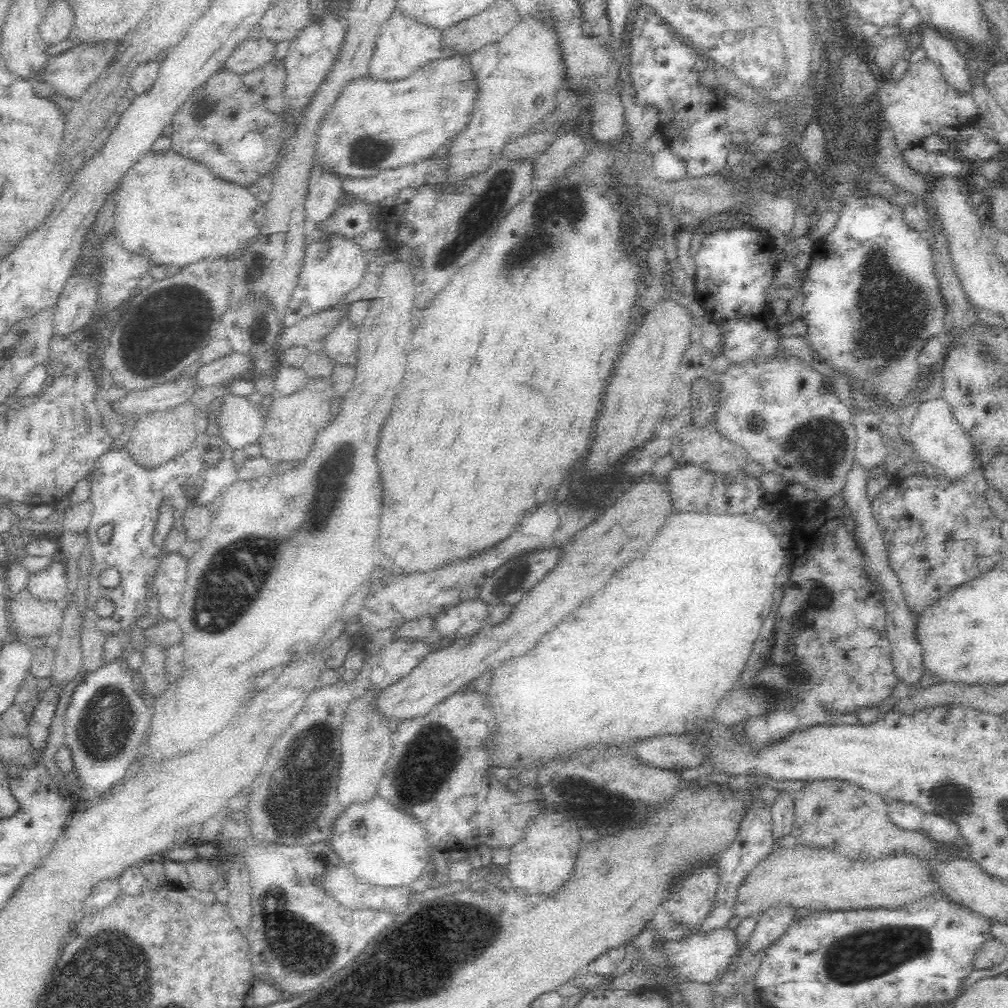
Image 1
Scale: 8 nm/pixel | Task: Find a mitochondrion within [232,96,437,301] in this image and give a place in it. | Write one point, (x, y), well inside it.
(372, 143)

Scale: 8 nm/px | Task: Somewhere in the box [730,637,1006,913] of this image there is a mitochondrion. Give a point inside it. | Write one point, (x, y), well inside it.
(961, 805)

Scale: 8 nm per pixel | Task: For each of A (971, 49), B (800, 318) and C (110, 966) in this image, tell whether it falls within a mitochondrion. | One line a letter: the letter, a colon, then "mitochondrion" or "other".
A: other
B: other
C: mitochondrion

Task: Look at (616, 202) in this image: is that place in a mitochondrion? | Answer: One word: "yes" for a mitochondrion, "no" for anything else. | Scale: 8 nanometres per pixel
no

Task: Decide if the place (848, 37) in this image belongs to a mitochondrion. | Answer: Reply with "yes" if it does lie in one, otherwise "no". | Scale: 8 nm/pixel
no

